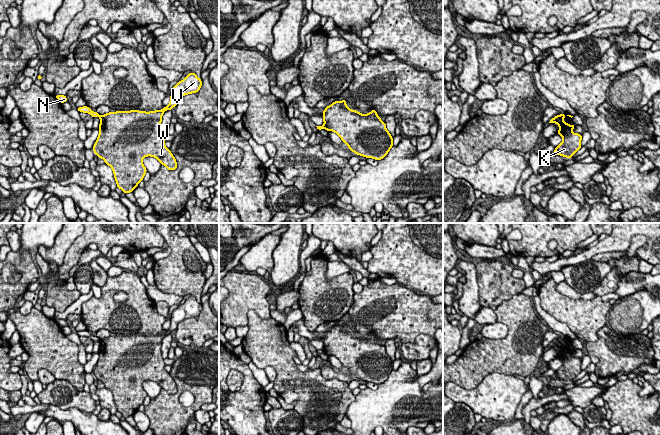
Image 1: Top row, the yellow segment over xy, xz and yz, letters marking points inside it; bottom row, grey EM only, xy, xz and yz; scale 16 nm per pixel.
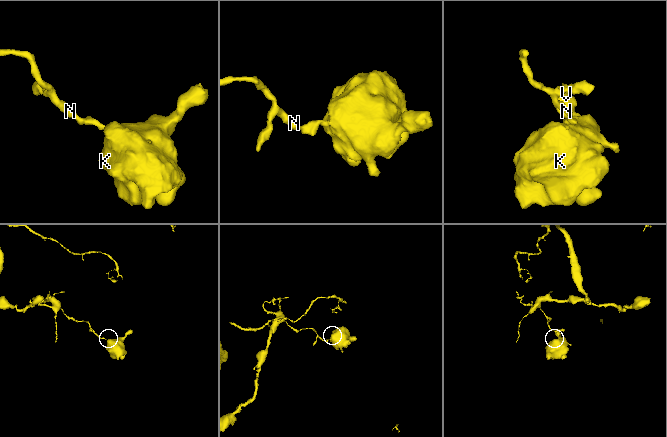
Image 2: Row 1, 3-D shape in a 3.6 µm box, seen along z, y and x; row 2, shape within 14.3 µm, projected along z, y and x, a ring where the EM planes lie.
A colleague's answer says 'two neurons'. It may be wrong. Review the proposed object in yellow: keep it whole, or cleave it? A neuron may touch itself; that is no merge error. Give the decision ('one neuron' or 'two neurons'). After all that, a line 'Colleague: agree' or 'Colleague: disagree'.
two neurons
Colleague: agree

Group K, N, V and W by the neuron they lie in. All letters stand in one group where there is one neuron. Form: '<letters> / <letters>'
K V W / N

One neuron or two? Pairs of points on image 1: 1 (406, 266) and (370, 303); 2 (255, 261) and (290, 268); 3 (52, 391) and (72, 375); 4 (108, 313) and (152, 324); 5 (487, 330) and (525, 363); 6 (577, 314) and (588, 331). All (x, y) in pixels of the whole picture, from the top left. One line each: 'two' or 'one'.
1: two
2: two
3: two
4: one
5: two
6: one

